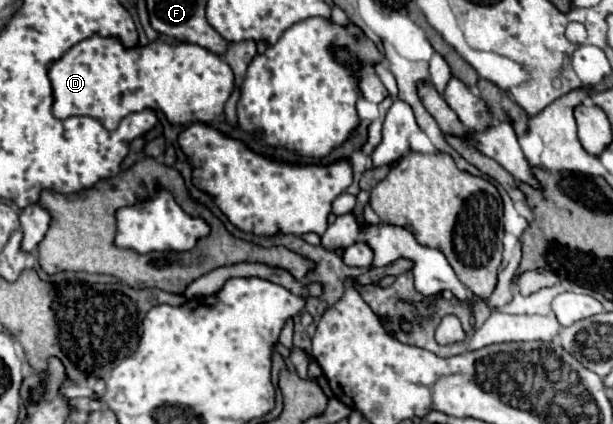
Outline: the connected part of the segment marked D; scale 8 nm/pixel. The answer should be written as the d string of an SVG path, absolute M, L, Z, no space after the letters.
M92 36L88 40L72 46L60 60L50 66L50 80L54 88L54 116L90 116L96 118L104 128L118 128L120 120L132 112L140 112L144 108L162 110L170 124L188 124L188 122L212 122L222 114L226 100L234 90L234 74L232 68L216 54L200 48L196 44L180 44L170 46L166 40L158 38L148 46L124 48L116 38Z

